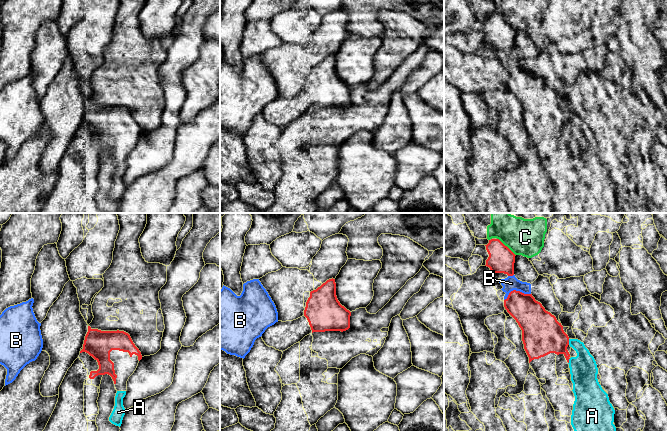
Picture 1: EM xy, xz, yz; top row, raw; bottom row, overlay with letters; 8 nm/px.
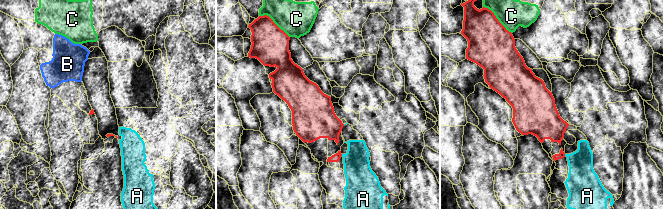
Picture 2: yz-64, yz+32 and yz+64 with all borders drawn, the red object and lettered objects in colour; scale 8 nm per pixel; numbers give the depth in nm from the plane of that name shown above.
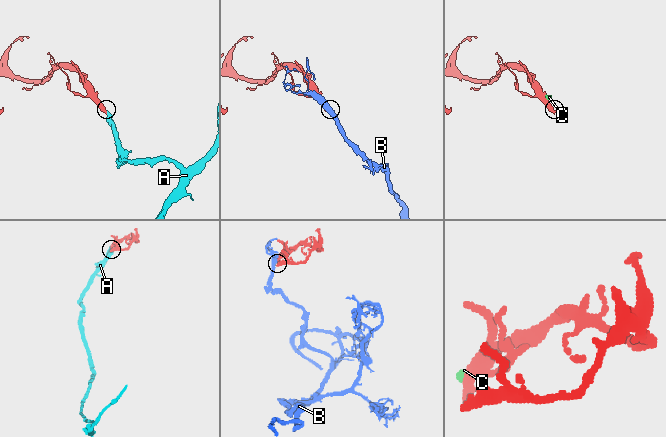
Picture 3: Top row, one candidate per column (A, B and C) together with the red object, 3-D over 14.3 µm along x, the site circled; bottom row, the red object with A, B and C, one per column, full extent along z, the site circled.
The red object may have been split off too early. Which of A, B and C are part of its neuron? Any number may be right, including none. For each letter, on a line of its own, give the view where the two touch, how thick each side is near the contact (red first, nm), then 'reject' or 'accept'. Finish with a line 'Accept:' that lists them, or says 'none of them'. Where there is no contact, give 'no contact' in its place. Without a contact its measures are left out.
A: meets red in yz; 320 nm thick on the red side, 220 nm on the other; accept
B: meets red in yz; 240 nm thick on the red side, 120 nm on the other; reject
C: meets red in yz; 220 nm thick on the red side, 300 nm on the other; reject
Accept: A

